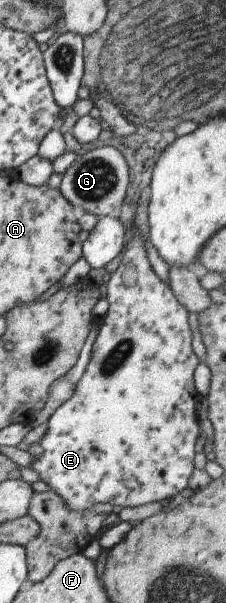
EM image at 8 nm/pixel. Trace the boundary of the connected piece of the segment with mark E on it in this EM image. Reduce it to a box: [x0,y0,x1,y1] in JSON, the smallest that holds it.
[27,226,200,510]

